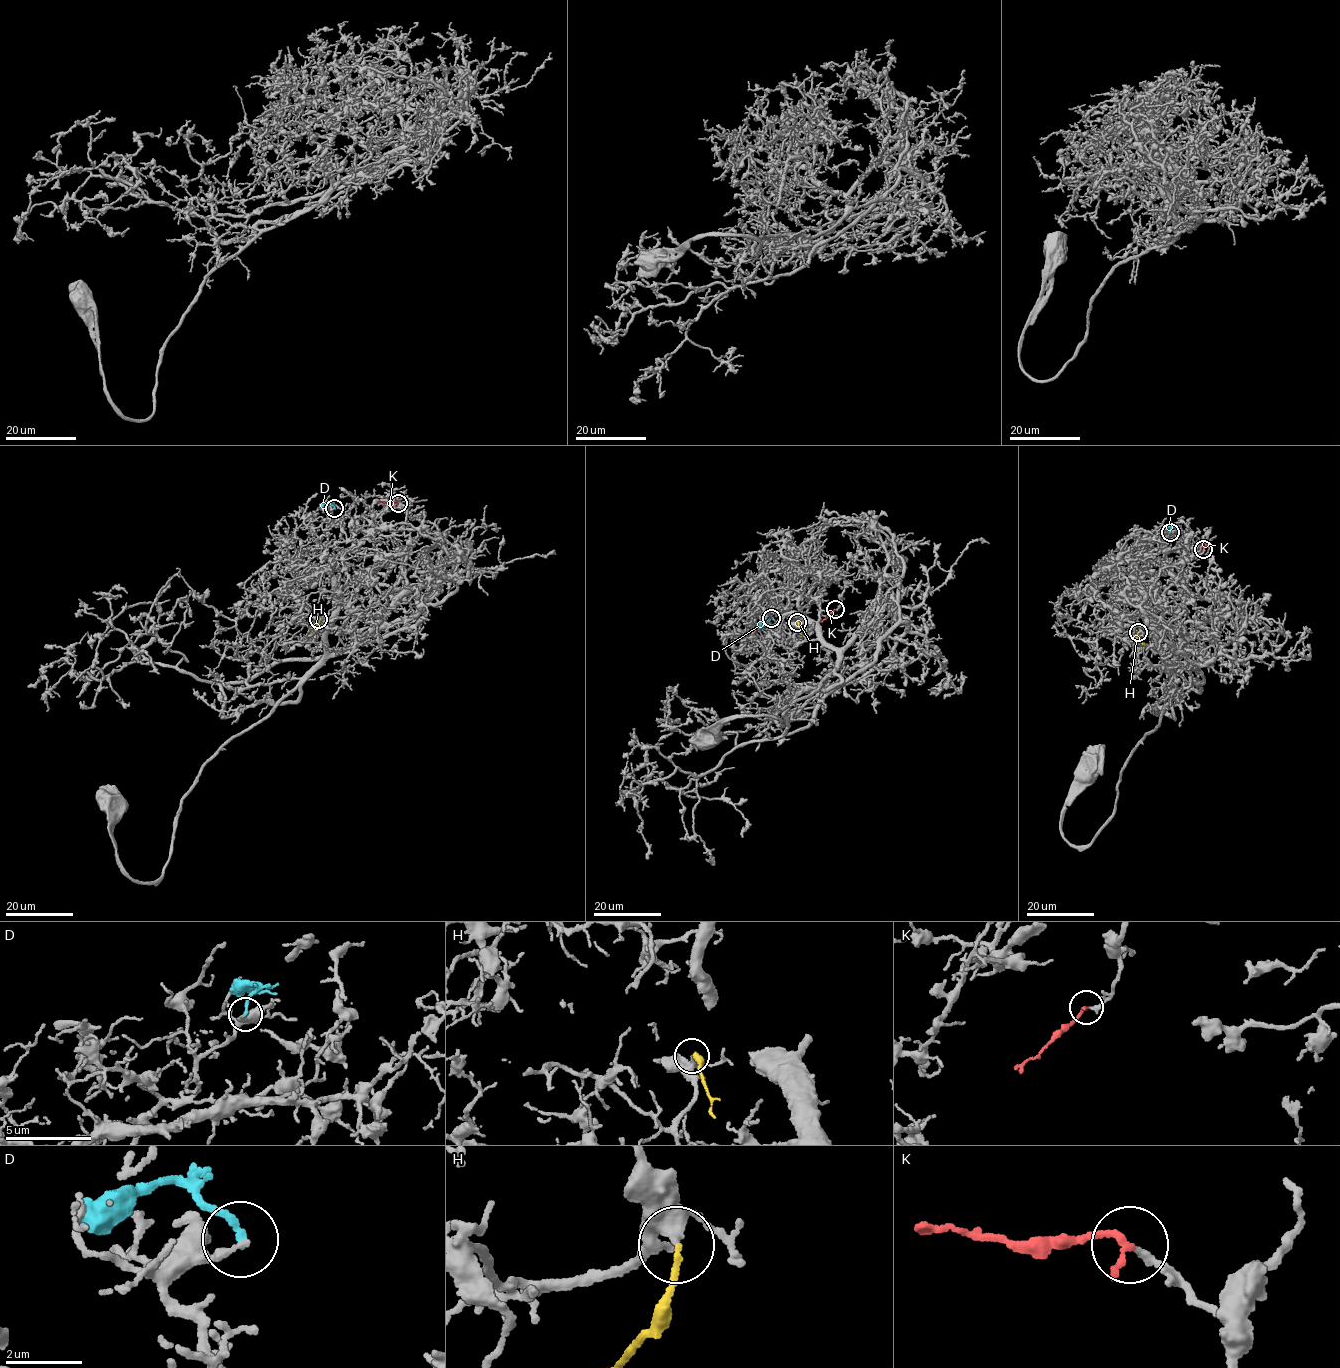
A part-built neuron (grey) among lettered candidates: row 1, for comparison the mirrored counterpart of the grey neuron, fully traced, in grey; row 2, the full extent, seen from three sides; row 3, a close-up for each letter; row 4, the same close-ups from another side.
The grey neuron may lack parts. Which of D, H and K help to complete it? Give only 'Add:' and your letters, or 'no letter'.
Add: K

